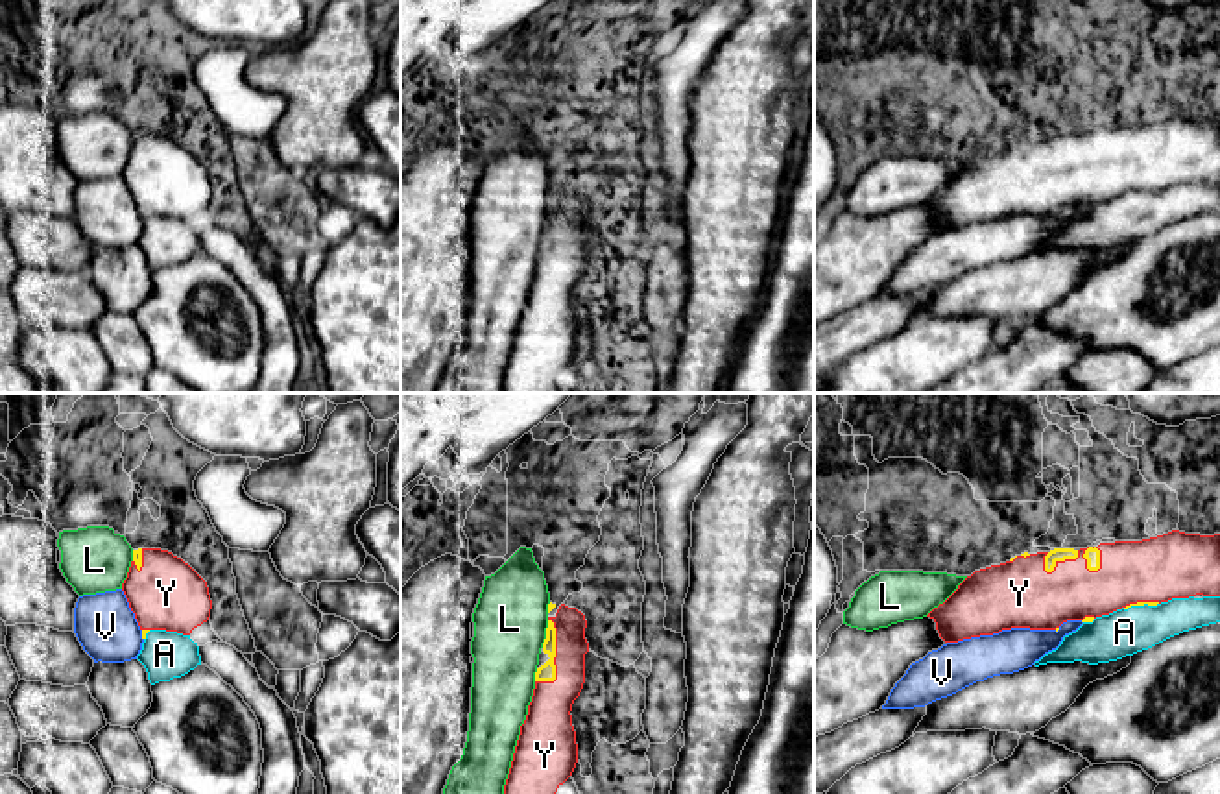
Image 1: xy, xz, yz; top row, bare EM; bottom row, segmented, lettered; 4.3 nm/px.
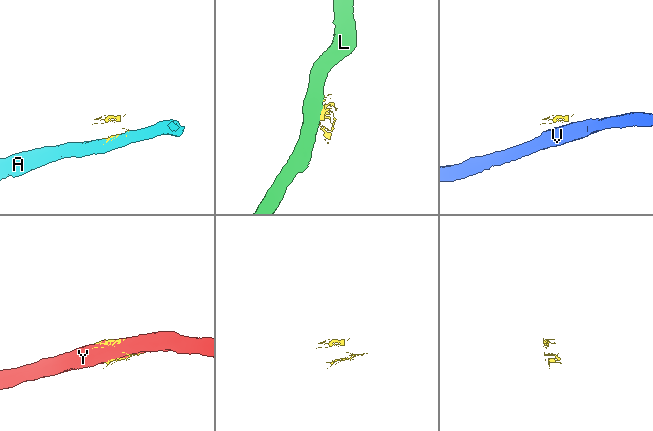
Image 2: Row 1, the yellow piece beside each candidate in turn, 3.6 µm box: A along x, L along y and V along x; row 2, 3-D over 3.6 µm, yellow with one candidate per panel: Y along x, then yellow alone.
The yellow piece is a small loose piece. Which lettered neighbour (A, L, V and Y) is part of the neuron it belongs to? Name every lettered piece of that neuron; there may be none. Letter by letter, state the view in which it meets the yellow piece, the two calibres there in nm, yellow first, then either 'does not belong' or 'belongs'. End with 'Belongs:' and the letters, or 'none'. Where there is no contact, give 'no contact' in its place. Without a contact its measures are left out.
A: meets yellow in yz; 20 nm thick on the yellow side, 200 nm on the other; does not belong
L: meets yellow in xz; 80 nm thick on the yellow side, 320 nm on the other; does not belong
V: meets yellow in xy; 20 nm thick on the yellow side, 260 nm on the other; does not belong
Y: meets yellow in xz; 80 nm thick on the yellow side, 190 nm on the other; belongs
Belongs: Y

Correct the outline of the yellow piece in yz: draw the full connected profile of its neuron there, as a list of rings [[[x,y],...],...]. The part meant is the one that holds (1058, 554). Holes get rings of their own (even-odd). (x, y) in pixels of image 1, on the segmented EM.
[[[1172,530],[1168,534],[1142,539],[1142,541],[1115,541],[1115,543],[1100,543],[1098,547],[1089,547],[1089,548],[1054,548],[1050,552],[1037,552],[1037,554],[1021,554],[1011,558],[1006,563],[1000,565],[991,565],[980,571],[975,571],[971,576],[967,576],[958,589],[938,608],[934,608],[927,617],[930,617],[936,622],[936,630],[939,637],[945,643],[958,643],[963,639],[971,637],[980,637],[980,635],[993,635],[1002,630],[1011,630],[1011,628],[1030,628],[1030,630],[1059,630],[1059,626],[1067,620],[1082,620],[1082,622],[1093,622],[1096,617],[1109,615],[1117,609],[1128,609],[1131,606],[1157,606],[1161,602],[1168,602],[1172,598],[1189,598],[1189,596],[1220,596],[1220,534],[1214,535],[1200,535],[1200,534],[1185,534],[1179,530]]]

